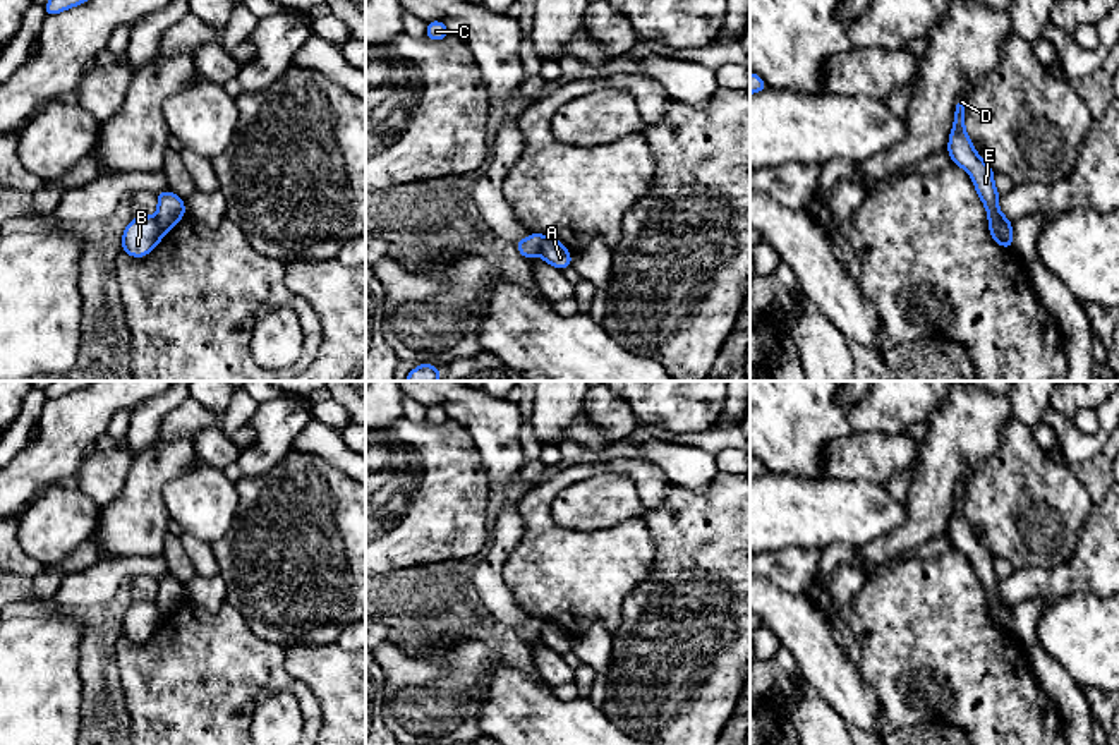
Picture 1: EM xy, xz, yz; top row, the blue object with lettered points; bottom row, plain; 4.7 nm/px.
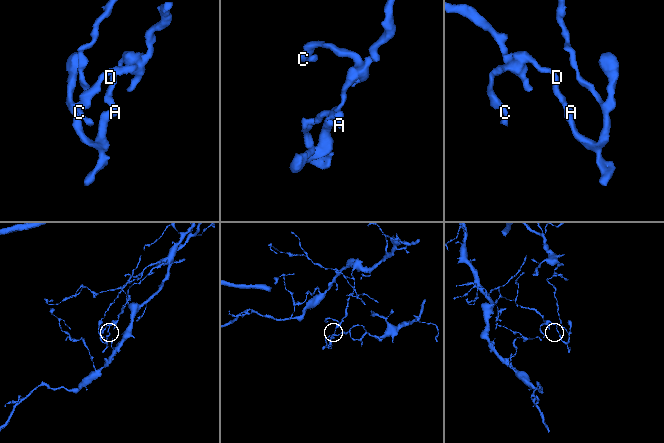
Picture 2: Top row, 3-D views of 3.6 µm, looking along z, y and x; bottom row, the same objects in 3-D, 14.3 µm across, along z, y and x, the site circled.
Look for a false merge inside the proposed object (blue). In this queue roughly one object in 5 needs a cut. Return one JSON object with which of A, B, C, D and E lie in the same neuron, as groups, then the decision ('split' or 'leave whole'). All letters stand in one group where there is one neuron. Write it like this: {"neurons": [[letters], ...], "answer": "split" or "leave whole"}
{"neurons": [["A", "C", "D", "E"], ["B"]], "answer": "split"}

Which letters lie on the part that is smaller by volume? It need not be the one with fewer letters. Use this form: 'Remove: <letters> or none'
Remove: B

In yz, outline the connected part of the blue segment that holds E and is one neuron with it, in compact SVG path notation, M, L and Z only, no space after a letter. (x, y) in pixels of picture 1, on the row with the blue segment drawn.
M961 96L956 101L956 112L954 112L954 125L949 136L947 153L953 158L953 163L965 168L973 185L985 204L989 218L999 220L1006 225L1013 225L1001 211L999 211L999 197L994 185L994 170L978 156L975 151L966 130L965 130L965 108L966 108L966 98Z

